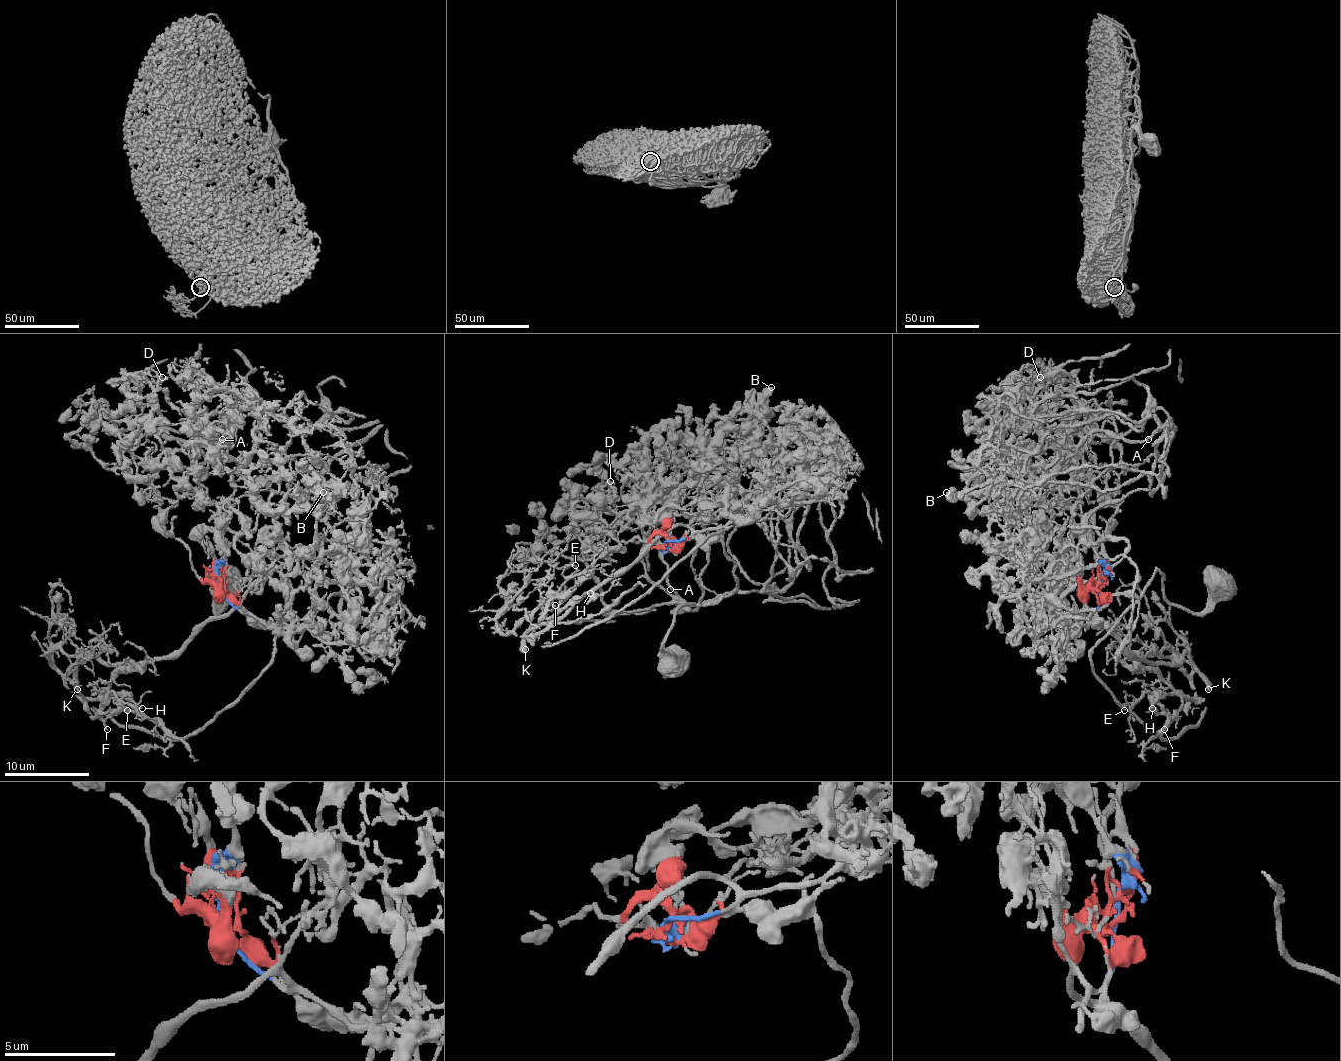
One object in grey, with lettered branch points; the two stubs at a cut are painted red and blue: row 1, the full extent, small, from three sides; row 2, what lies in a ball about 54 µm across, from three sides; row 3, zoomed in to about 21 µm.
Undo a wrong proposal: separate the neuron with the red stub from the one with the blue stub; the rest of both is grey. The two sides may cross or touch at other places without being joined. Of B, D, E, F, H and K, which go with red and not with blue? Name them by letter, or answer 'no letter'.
B, D

